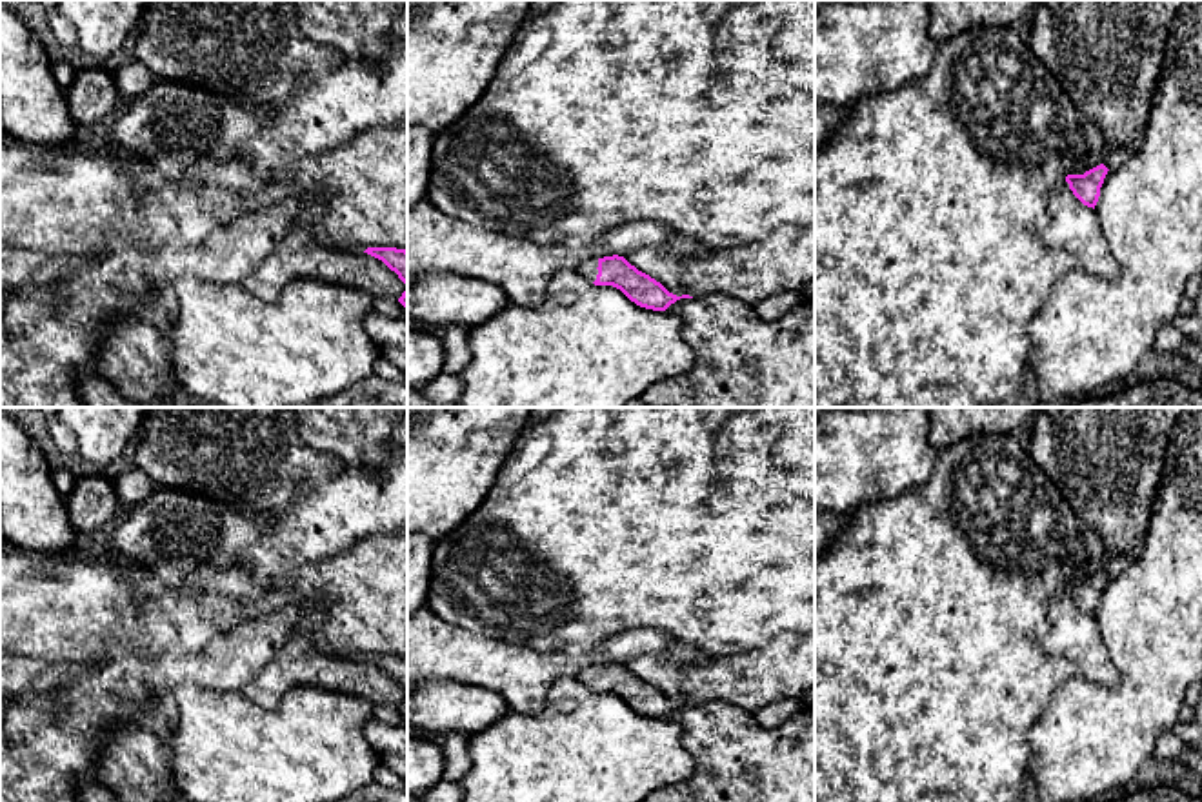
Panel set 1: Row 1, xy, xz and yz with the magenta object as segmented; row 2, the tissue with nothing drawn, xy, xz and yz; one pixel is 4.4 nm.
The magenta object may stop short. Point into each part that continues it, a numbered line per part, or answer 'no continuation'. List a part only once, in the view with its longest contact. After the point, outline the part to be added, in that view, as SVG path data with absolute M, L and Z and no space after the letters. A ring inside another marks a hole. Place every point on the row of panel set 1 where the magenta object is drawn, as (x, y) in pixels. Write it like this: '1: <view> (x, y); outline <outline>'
1: xz (588, 270); outline M589 260L589 262L584 262L582 266L578 266L576 273L593 284L598 275L596 267L598 267L598 260Z

